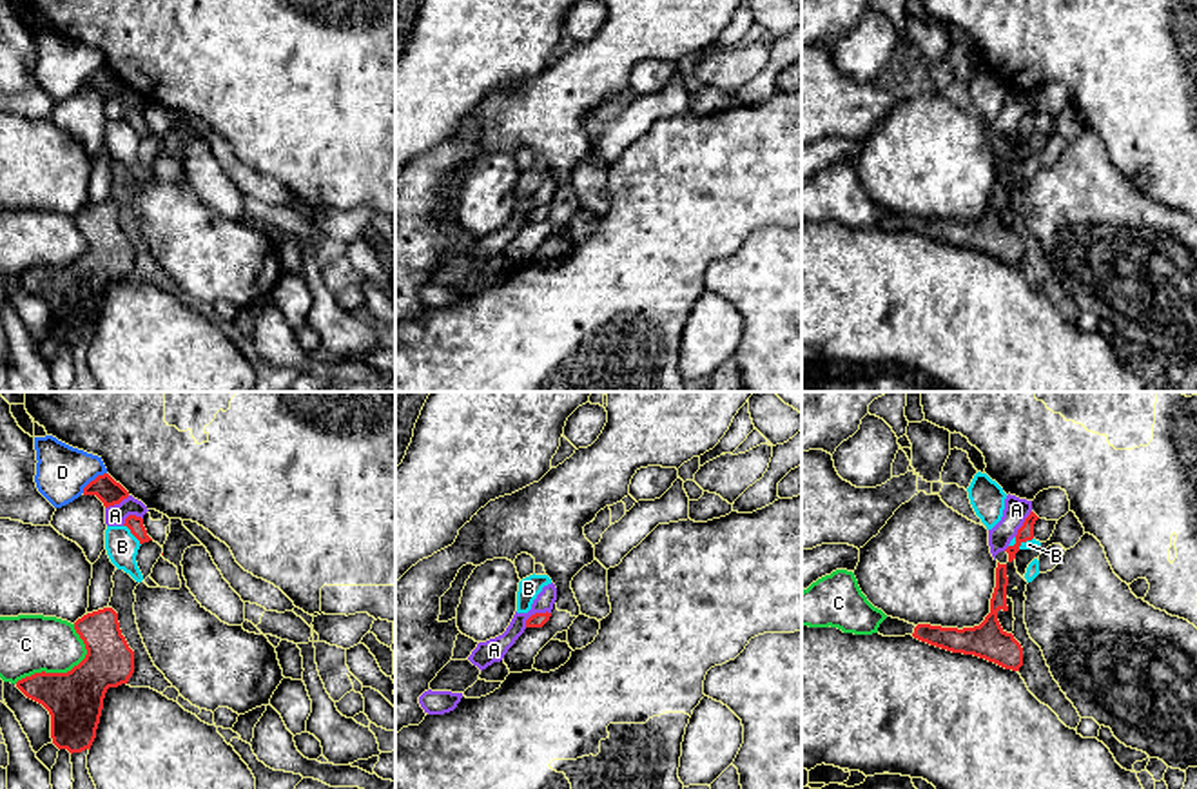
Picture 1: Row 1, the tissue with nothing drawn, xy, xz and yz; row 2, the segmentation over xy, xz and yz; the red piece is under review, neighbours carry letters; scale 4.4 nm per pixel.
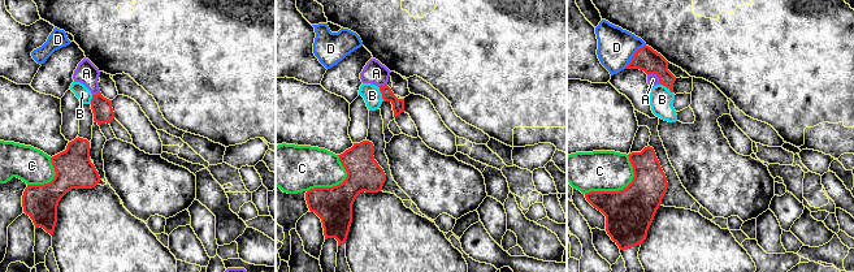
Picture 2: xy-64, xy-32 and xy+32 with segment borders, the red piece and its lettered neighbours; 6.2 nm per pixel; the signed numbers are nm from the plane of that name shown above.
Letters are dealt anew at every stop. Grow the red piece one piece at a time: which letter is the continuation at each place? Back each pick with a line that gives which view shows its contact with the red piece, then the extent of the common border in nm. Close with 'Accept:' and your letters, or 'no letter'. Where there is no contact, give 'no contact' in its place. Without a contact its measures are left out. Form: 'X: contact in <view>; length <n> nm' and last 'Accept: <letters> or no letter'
Accept: no letter

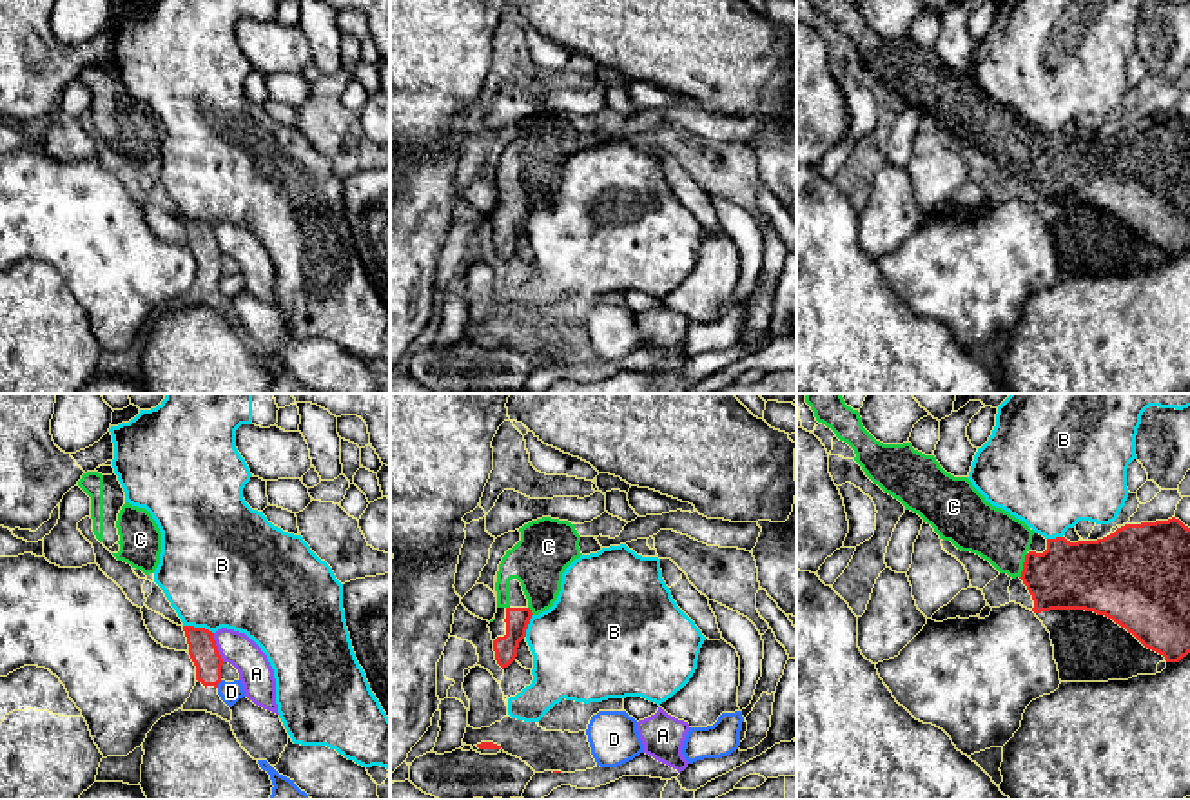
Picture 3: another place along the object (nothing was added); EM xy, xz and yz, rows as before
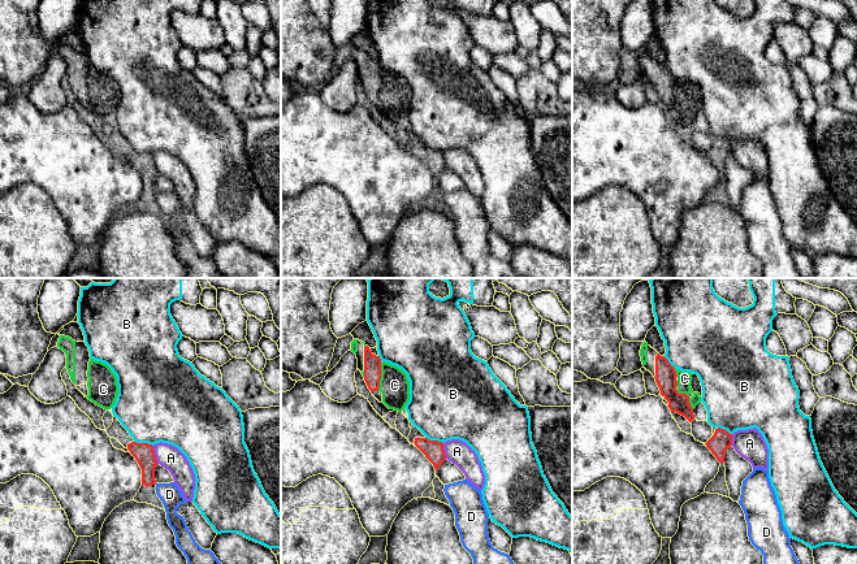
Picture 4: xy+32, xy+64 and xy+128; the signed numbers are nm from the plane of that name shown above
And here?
C: contact in yz; length 120 nm
Accept: C

